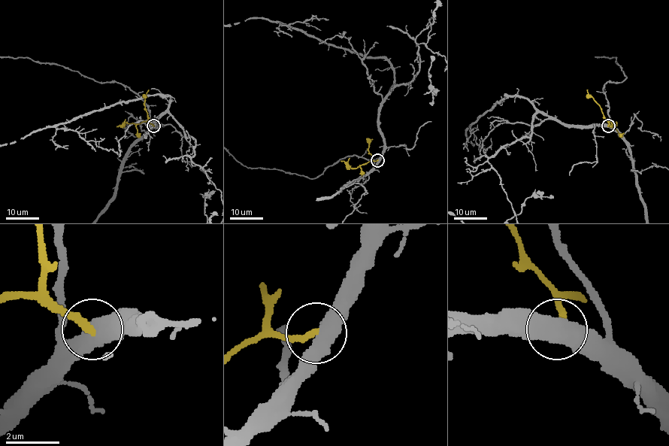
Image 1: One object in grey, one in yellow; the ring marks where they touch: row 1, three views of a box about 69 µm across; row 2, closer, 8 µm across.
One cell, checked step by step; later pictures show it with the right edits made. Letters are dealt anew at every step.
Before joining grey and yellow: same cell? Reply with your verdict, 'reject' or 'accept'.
reject

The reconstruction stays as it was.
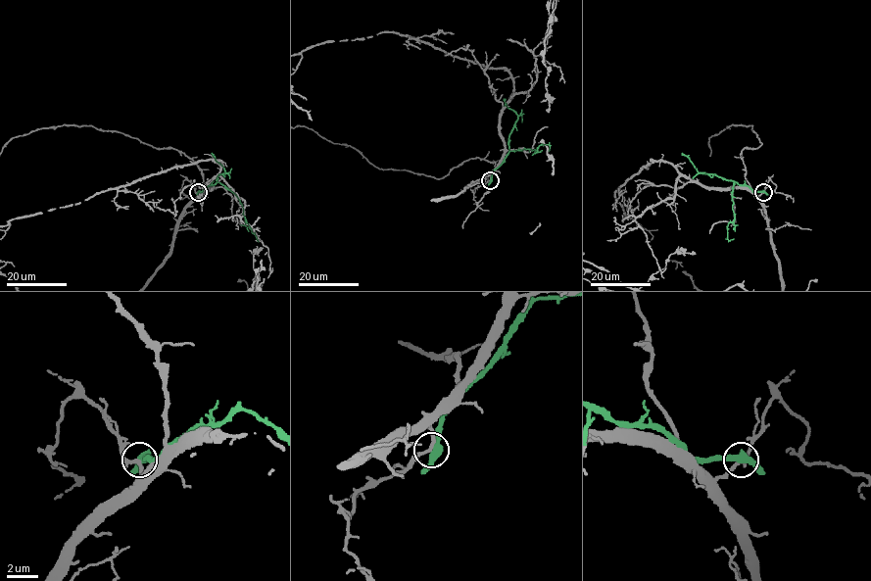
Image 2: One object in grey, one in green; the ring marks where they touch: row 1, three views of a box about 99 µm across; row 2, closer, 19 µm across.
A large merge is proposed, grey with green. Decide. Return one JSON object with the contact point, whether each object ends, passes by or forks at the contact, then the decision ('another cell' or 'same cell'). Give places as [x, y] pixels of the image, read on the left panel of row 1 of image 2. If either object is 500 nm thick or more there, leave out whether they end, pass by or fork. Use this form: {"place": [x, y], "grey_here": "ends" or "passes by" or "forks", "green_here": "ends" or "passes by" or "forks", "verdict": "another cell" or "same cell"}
{"place": [198, 192], "grey_here": "passes by", "green_here": "passes by", "verdict": "another cell"}

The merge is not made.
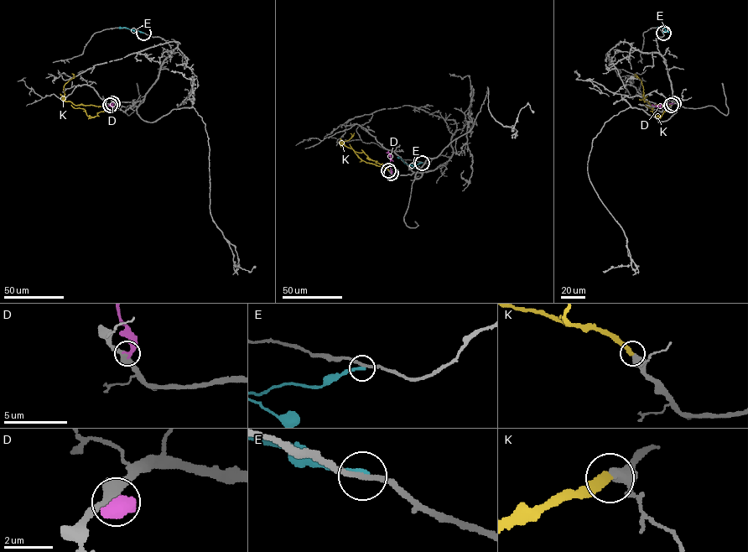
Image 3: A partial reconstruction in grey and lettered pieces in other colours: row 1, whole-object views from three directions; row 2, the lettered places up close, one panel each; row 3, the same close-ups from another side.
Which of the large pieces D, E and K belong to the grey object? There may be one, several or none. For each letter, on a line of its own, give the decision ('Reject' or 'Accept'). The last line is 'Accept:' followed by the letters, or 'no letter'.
D: Reject
E: Reject
K: Accept
Accept: K

